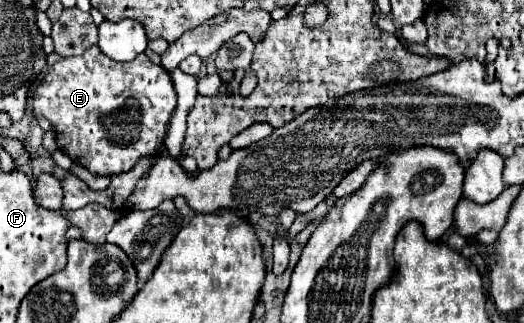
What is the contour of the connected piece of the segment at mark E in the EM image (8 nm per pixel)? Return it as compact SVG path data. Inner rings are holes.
M95 45L79 57L65 57L53 65L47 77L39 83L33 97L35 117L47 117L57 133L57 145L75 163L85 165L93 175L117 175L135 167L145 155L157 155L167 133L167 123L175 109L175 89L169 73L151 63L147 55L139 55L129 63L117 63L107 59Z

